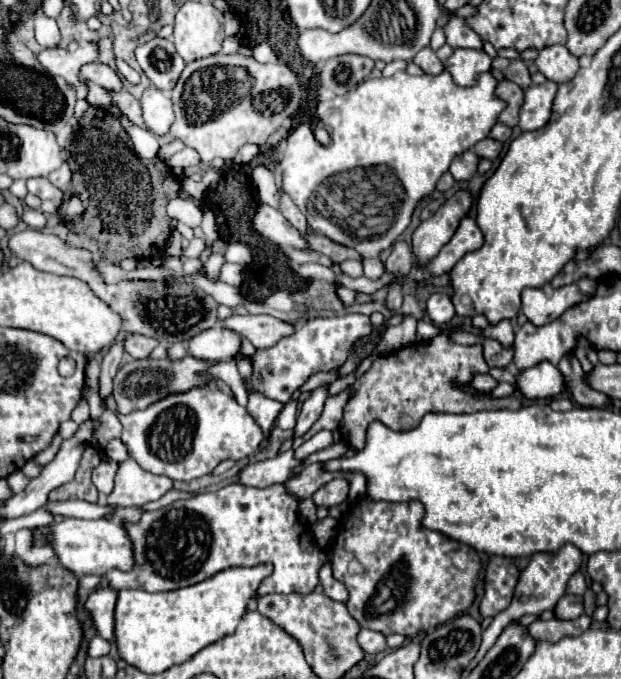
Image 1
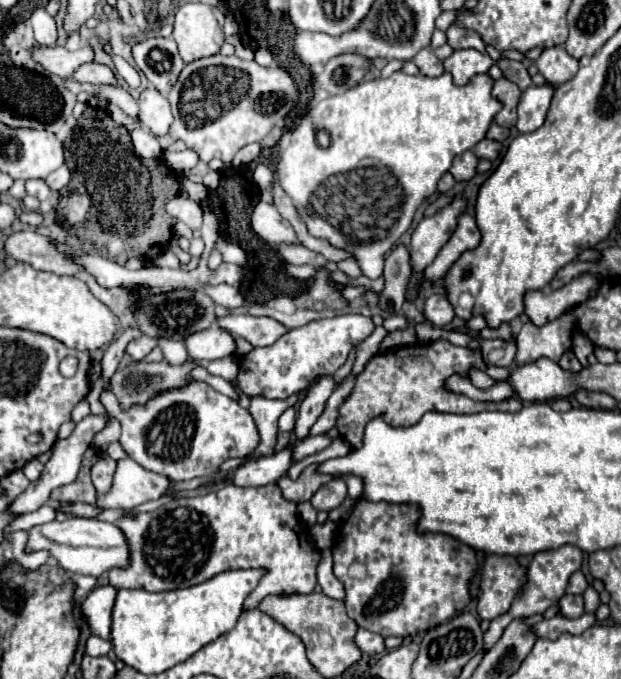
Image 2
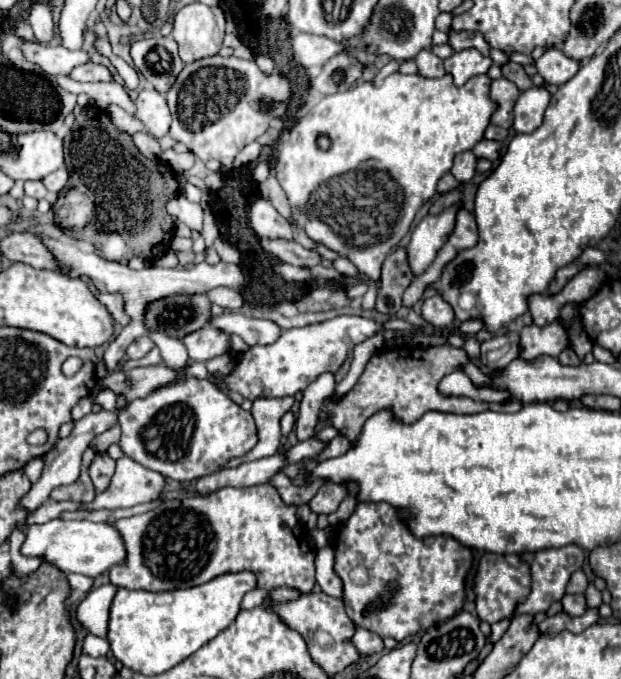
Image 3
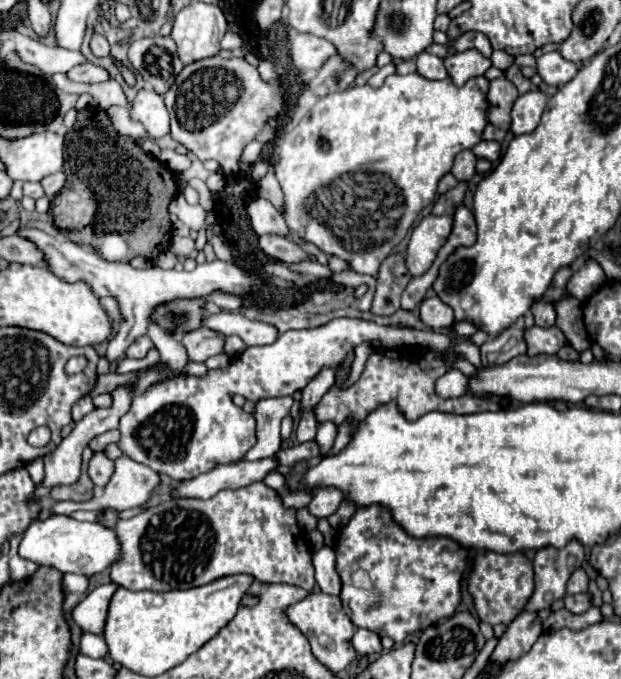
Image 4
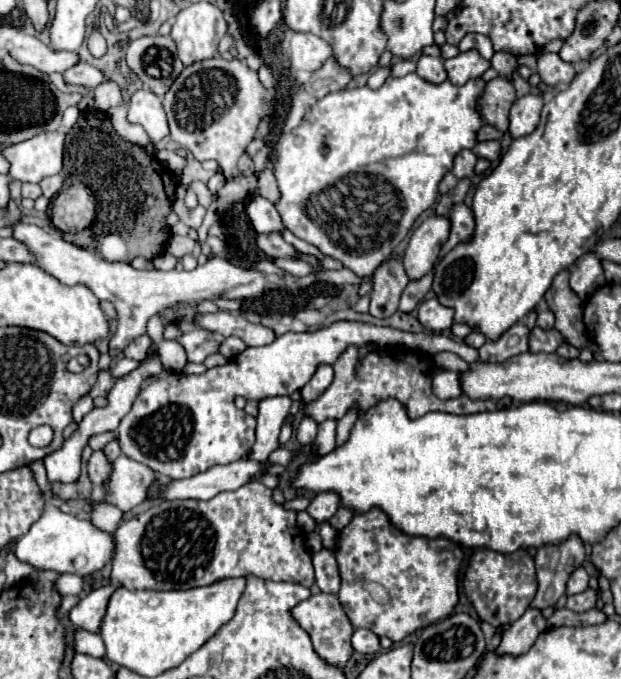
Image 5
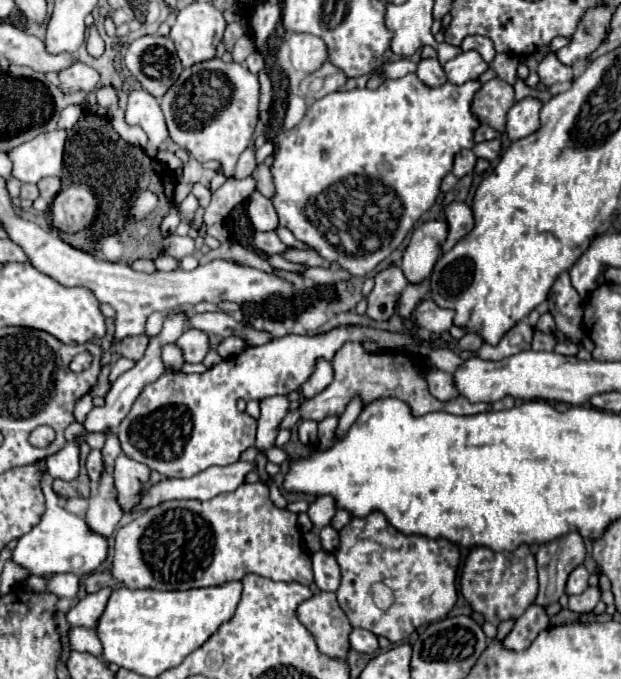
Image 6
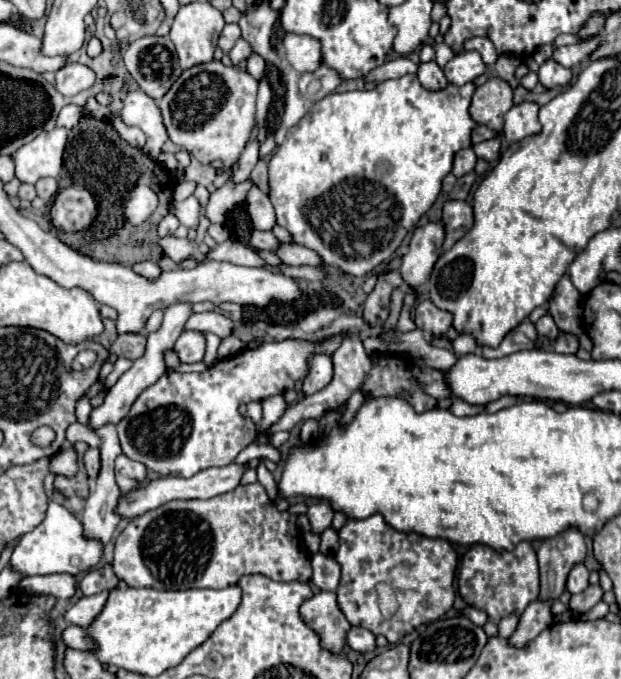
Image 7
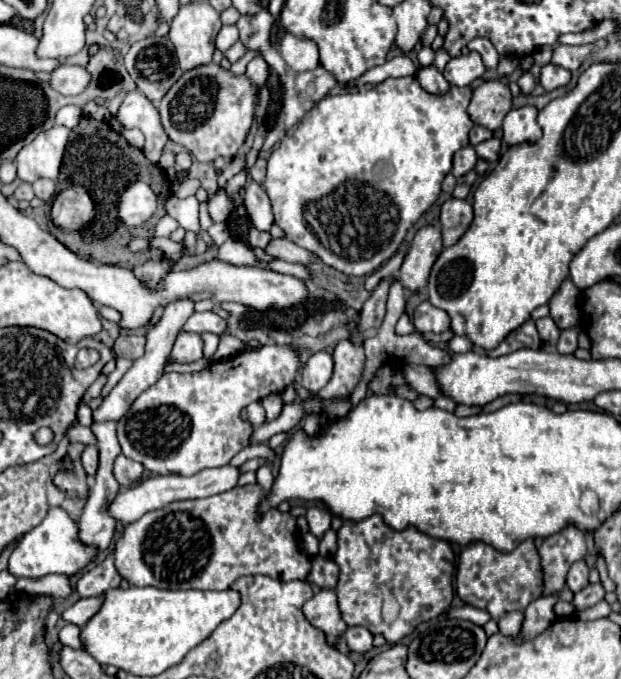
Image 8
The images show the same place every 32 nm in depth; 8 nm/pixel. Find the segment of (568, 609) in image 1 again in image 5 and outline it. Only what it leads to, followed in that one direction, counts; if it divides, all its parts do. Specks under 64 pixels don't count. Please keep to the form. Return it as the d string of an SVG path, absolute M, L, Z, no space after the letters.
M588 588L582 594L568 596L566 608L570 608L572 612L588 612L588 610L592 610L596 606L596 598L598 598L598 592L592 590L592 588Z

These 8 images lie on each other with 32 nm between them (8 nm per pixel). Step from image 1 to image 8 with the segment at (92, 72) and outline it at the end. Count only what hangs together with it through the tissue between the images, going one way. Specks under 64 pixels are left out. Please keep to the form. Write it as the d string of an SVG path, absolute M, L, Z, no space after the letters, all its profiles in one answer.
M60 64L52 72L48 84L64 96L76 96L88 86L88 72L84 72L84 68L80 68L80 66Z

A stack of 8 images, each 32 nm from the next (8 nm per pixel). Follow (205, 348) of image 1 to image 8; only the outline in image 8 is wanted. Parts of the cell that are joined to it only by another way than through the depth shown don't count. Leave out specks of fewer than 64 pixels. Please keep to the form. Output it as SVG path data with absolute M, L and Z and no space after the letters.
M180 332L172 352L170 352L170 360L172 362L194 362L202 358L202 338L194 332Z

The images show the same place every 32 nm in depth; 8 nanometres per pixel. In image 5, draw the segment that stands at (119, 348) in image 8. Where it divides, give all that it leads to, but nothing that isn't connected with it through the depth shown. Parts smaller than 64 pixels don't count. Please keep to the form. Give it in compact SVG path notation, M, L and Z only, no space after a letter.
M148 334L138 336L136 340L132 340L124 348L124 356L126 358L132 358L132 360L144 360L144 352L148 352L148 344L152 344L152 340L148 338Z

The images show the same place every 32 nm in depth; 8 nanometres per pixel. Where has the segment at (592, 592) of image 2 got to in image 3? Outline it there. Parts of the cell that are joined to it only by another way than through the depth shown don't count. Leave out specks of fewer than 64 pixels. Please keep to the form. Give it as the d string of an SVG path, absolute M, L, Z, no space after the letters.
M592 582L589 583L588 588L585 592L585 596L588 609L599 608L599 606L603 603L601 592L595 587Z

